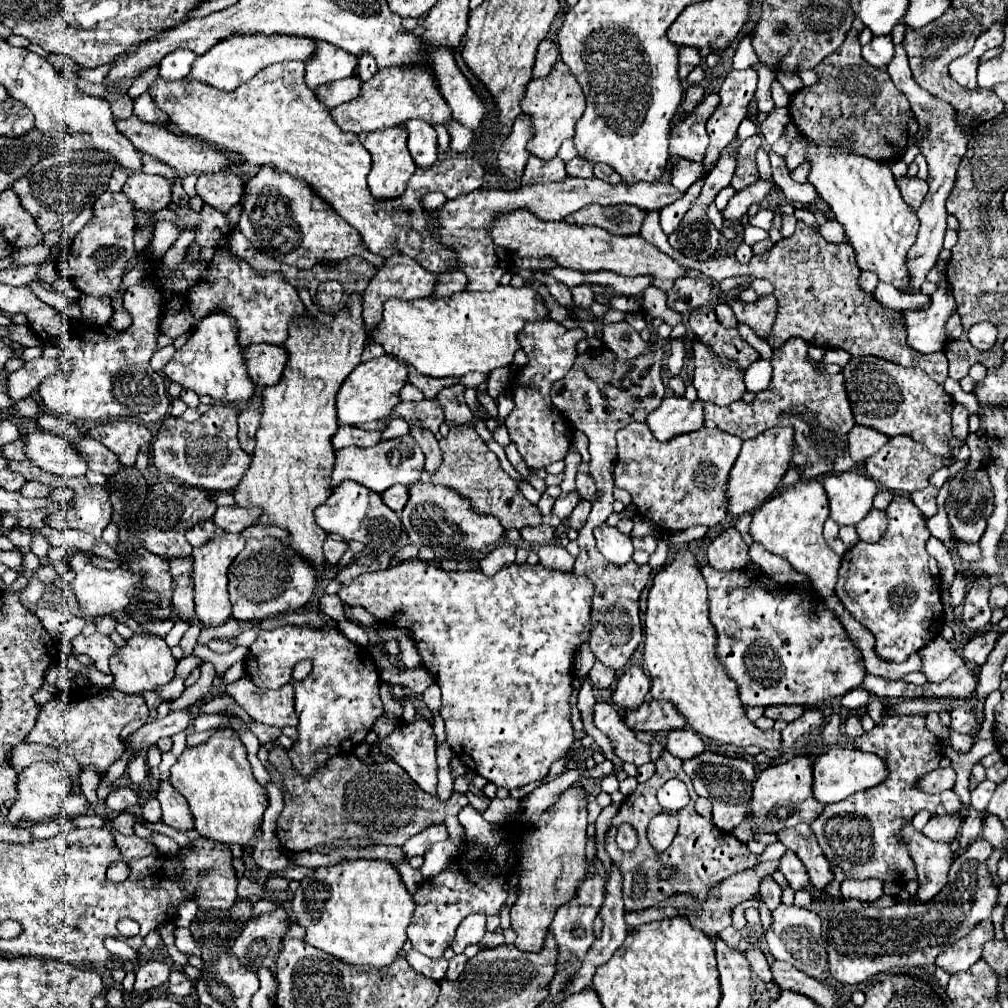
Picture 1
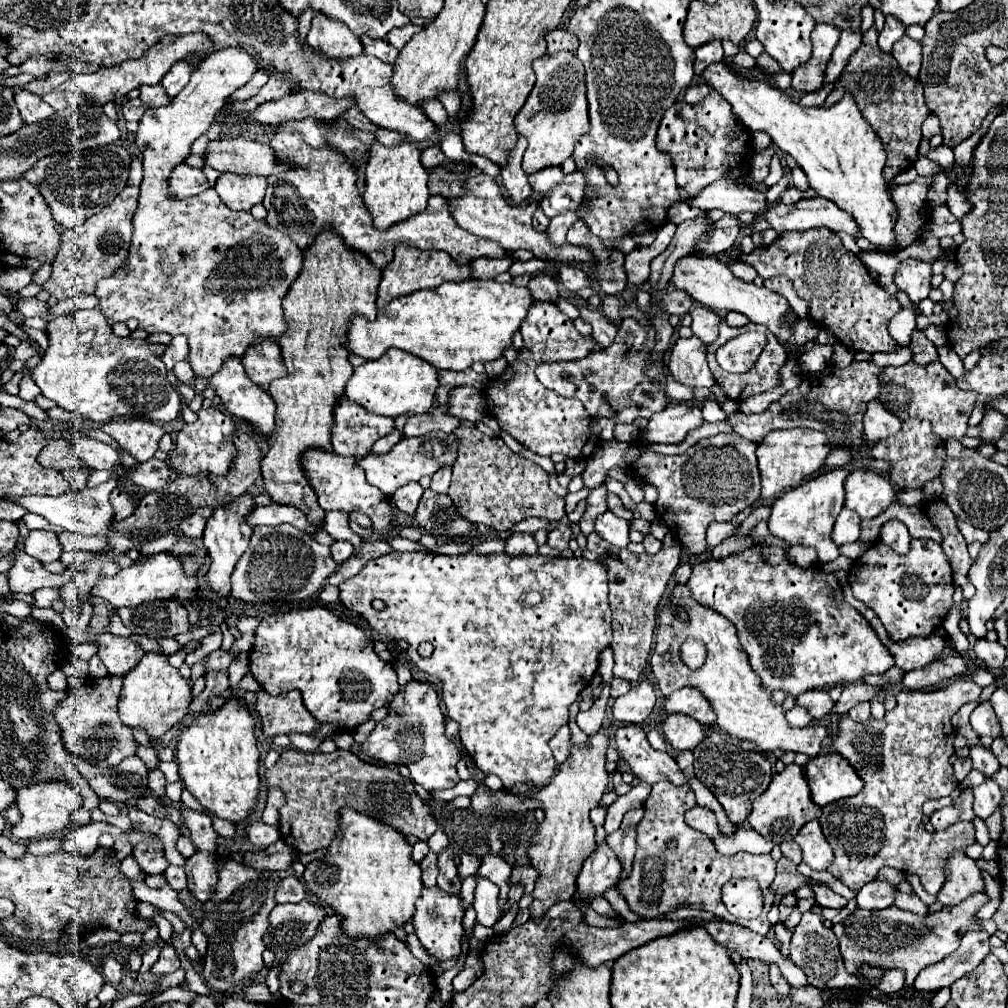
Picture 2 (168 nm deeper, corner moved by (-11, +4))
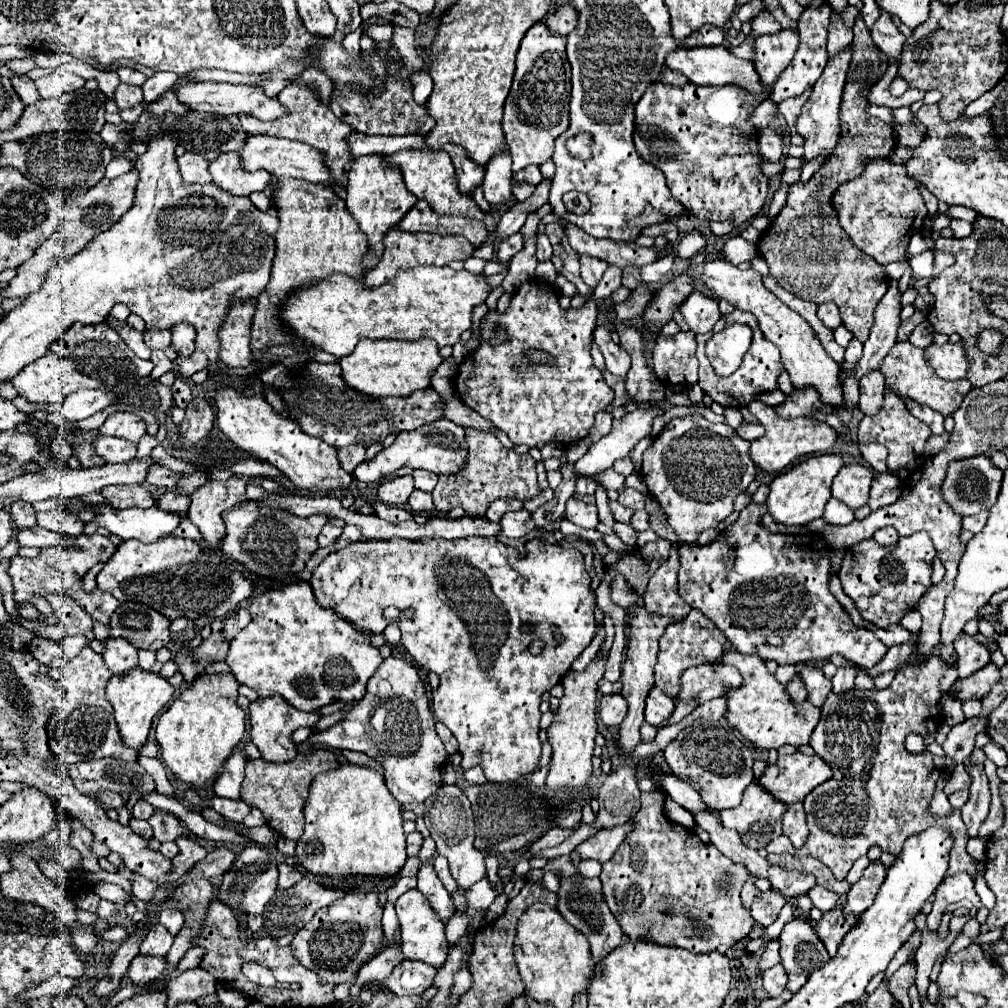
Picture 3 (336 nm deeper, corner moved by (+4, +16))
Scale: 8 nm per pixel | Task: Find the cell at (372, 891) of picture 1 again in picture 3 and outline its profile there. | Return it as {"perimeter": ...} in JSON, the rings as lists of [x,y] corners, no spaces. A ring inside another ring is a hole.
{"perimeter":[[[340,764],[336,770],[318,774],[312,780],[306,804],[304,804],[304,832],[298,838],[296,856],[300,866],[314,874],[326,874],[330,878],[348,880],[348,876],[392,876],[406,862],[406,836],[402,832],[402,804],[388,790],[384,776],[368,766]]]}

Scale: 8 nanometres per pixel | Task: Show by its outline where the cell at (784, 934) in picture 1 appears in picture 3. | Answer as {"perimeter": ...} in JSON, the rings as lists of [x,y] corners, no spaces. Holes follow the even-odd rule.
{"perimeter":[[[792,920],[780,934],[780,958],[788,974],[810,974],[824,966],[830,956],[806,920]]]}

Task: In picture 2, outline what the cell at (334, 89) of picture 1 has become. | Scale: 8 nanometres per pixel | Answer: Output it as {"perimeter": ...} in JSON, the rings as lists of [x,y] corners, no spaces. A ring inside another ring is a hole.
{"perimeter":[[[303,90],[297,94],[283,96],[281,100],[261,104],[255,112],[243,114],[243,116],[251,116],[261,124],[275,126],[275,124],[281,124],[283,120],[297,120],[307,116],[313,116],[317,120],[331,120],[353,106],[355,106],[355,96],[333,98],[333,96],[327,96],[325,92]]]}

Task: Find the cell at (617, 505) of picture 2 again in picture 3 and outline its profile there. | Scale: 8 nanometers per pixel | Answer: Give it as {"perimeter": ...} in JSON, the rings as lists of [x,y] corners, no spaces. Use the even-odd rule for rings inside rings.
{"perimeter":[[[610,502],[610,510],[612,510],[612,514],[614,514],[614,518],[616,518],[618,522],[630,524],[630,518],[632,518],[634,510],[626,510],[626,508],[624,508],[624,506],[620,506],[618,502]]]}

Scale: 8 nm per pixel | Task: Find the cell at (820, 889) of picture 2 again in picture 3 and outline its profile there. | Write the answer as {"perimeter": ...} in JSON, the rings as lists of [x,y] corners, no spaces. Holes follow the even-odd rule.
{"perimeter":[[[822,886],[812,888],[812,892],[808,892],[808,896],[810,896],[812,904],[814,904],[818,910],[822,910],[822,912],[828,912],[830,908],[834,908],[834,904],[836,904],[838,898],[840,898],[840,896],[836,896],[834,892],[830,892],[830,890],[822,888]]]}

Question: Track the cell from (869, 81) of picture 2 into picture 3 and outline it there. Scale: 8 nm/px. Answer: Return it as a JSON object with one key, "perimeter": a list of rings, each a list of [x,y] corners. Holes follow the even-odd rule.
{"perimeter":[[[860,16],[856,18],[852,30],[852,62],[848,68],[848,82],[844,86],[842,98],[840,140],[812,180],[796,182],[790,188],[788,202],[772,220],[768,232],[762,234],[758,252],[768,262],[770,274],[782,288],[814,304],[834,302],[840,308],[844,326],[854,334],[854,338],[866,342],[872,328],[872,312],[888,290],[888,276],[884,268],[874,258],[856,248],[848,234],[840,228],[838,214],[832,206],[830,196],[842,182],[854,180],[864,170],[866,160],[886,158],[894,150],[896,140],[892,126],[866,114],[868,100],[860,94],[864,88],[872,86],[870,76],[882,76],[886,72],[886,54],[876,48],[870,38],[870,30]]]}

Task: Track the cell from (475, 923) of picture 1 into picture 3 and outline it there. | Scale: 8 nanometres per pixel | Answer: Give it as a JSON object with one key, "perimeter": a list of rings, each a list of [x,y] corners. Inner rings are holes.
{"perimeter":[[[442,784],[436,790],[436,796],[430,796],[424,802],[424,822],[426,822],[426,828],[430,830],[432,840],[436,842],[438,854],[448,858],[450,872],[456,878],[458,886],[470,888],[478,880],[486,878],[484,854],[474,848],[474,816],[472,816],[472,808],[468,804],[468,798],[460,792],[460,788]]]}

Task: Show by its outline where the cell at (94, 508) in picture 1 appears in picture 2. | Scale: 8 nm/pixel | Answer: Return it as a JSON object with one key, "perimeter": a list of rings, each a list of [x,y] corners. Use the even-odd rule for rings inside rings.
{"perimeter":[[[115,488],[111,492],[111,502],[113,502],[113,520],[123,520],[123,518],[131,516],[131,512],[135,510],[135,504],[129,498],[129,494],[119,488]]]}

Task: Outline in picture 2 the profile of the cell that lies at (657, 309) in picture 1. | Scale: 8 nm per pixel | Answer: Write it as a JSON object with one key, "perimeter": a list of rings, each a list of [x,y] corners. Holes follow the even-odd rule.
{"perimeter":[[[704,306],[693,307],[689,312],[692,322],[691,330],[693,334],[697,334],[703,342],[711,344],[717,336],[717,322],[719,322],[719,316],[711,310],[707,310]]]}

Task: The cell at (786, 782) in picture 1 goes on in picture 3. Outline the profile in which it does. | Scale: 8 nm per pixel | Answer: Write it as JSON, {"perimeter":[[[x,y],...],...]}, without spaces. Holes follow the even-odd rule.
{"perimeter":[[[752,782],[744,790],[740,806],[720,812],[720,824],[736,830],[748,848],[760,850],[782,834],[780,818],[784,812],[786,804],[772,800],[772,796]]]}

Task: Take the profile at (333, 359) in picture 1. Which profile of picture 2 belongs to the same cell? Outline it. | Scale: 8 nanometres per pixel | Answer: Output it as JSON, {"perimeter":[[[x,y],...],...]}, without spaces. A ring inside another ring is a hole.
{"perimeter":[[[321,236],[307,252],[305,266],[295,284],[283,298],[287,314],[287,332],[277,340],[281,346],[287,376],[269,384],[269,394],[277,402],[275,430],[269,436],[269,450],[261,462],[263,490],[277,502],[295,506],[305,512],[315,528],[325,526],[325,512],[317,504],[315,488],[303,472],[303,456],[307,450],[333,452],[331,428],[335,426],[335,406],[345,396],[345,384],[353,374],[347,350],[347,330],[351,316],[377,318],[377,286],[381,270],[365,260],[363,254],[347,248],[339,236]]]}

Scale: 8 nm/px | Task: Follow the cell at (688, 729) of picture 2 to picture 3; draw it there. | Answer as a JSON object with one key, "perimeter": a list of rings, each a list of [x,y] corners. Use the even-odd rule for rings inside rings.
{"perimeter":[[[654,686],[646,698],[646,722],[652,726],[664,724],[664,720],[668,720],[668,714],[672,714],[672,708],[674,700],[666,696],[658,686]]]}

